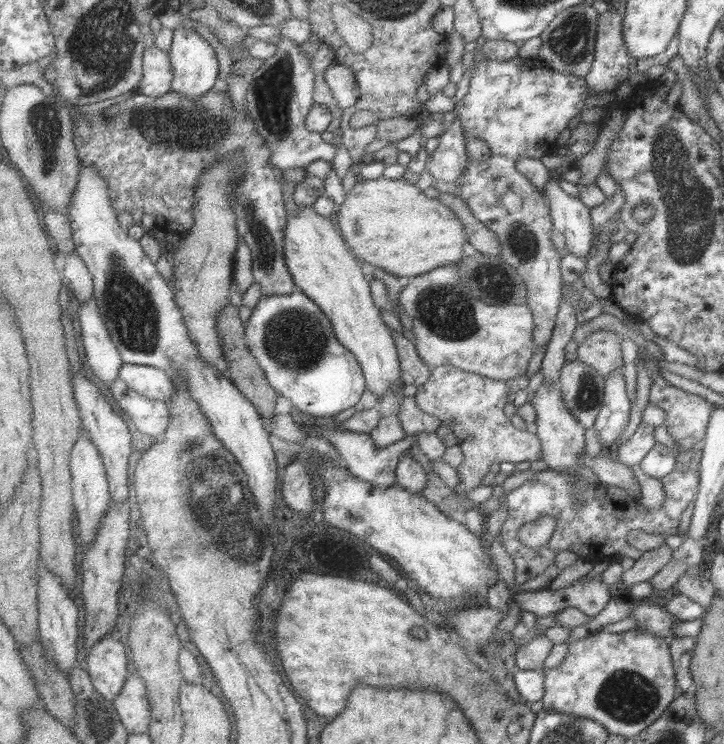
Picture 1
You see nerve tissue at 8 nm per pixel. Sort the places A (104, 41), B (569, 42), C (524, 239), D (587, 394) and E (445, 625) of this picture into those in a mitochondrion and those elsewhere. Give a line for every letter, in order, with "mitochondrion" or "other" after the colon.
A: mitochondrion
B: mitochondrion
C: mitochondrion
D: mitochondrion
E: other

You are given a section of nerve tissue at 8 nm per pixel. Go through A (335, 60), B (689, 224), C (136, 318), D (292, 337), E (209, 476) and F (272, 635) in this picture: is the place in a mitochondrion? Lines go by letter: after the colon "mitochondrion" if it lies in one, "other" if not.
A: other
B: mitochondrion
C: mitochondrion
D: mitochondrion
E: mitochondrion
F: other

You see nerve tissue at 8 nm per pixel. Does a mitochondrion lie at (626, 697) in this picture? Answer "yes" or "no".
yes

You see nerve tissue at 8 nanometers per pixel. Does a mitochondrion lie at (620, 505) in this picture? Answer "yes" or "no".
no

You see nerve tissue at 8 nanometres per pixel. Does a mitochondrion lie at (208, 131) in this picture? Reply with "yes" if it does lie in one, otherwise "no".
yes

